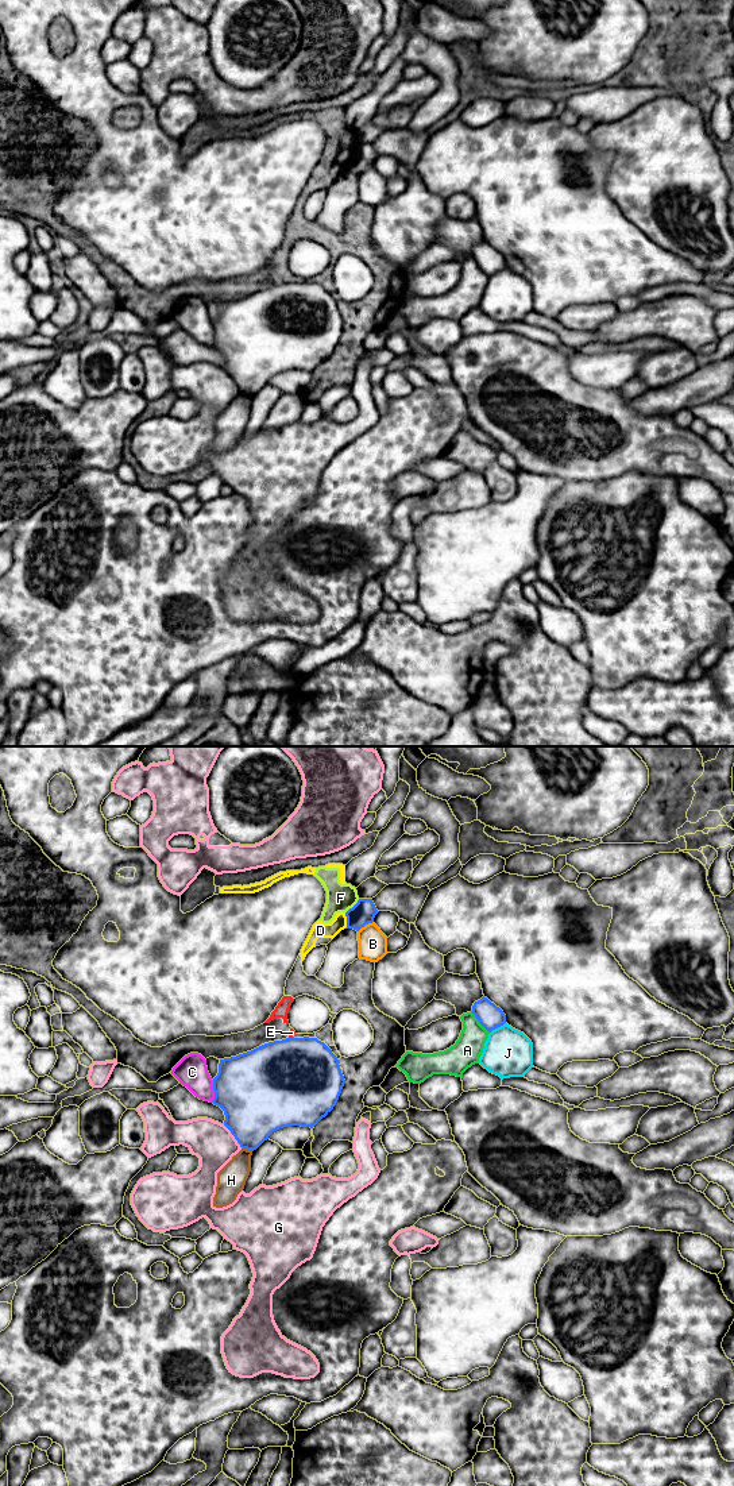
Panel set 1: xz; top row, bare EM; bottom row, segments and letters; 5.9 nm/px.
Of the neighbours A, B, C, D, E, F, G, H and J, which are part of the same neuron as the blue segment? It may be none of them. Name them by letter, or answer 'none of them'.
none of them

